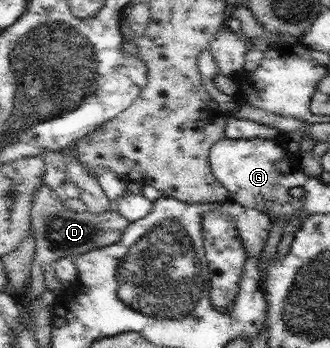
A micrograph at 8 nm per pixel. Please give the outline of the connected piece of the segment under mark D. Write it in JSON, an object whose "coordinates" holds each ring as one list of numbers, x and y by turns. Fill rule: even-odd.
{"coordinates":[[42,182,38,191,34,193,34,201,30,207,29,232,34,234,34,242,36,242,36,255,34,255,34,265,32,265,29,282,31,302,47,289,44,266,54,264,60,258,73,258,97,248,114,245,120,240,122,233,130,223,120,212,116,211,116,207,104,210,100,214,90,214,87,210,84,212,70,210,64,204,62,192,56,191]]}

